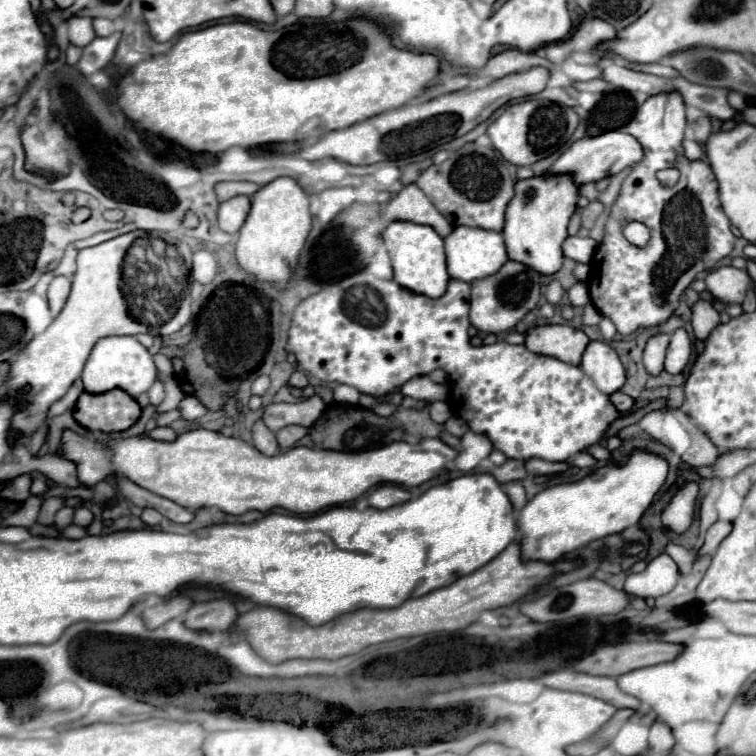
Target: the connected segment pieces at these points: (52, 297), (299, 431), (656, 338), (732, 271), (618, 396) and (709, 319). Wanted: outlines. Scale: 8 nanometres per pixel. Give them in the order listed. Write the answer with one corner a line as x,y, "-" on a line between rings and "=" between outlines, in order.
55,277
49,285
49,291
47,291
47,299
49,299
49,307
51,307
51,313
53,315
59,315
59,311
63,309
67,297
69,297
69,291
71,291
71,279
69,277
=
287,425
279,429
275,435
277,435
277,443
281,449
291,449
301,437
307,435
307,429
301,425
=
659,333
653,335
643,351
643,365
647,369
649,375
659,375
663,371
663,359
665,359
665,351
669,345
669,335
667,333
=
719,267
709,271
705,277
707,289
723,303
743,303
749,283
749,273
735,267
=
621,391
611,393
611,395
609,395
609,399
611,399
611,403
617,407
617,411
619,411
619,413
627,413
627,411
633,407
633,399
631,399
629,395
621,393
=
697,301
693,307
691,307
691,327
693,327
693,333
697,339
707,339
711,329
717,327
719,323
719,313
717,309
709,303
709,301

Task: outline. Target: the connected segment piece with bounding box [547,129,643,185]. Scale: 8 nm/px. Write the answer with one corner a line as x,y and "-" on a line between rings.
613,129
613,131
607,131
607,133
601,133
597,137
583,137
579,141
575,141
549,169
547,173
555,175
555,173
573,173
575,177
575,183
577,185
583,185
583,183
589,183
589,181
599,181
607,175
615,175
619,171
623,171
625,167
631,167
635,165
637,161
641,161
643,157
643,149
641,149
641,143
629,135
629,133
623,133
619,129

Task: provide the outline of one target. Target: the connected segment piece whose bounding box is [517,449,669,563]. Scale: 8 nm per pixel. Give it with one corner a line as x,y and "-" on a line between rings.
635,449
625,463
607,463
577,483
561,483
539,491
517,513
523,559
553,563
563,555
585,547
593,539
621,533
623,529
637,525
657,491
663,487
667,473
669,463
661,455

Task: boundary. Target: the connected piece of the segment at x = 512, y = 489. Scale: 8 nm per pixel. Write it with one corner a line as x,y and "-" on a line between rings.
509,481
509,483
505,483
503,491
509,495
515,511
519,511
519,509
525,505
525,501
527,501
527,499
525,499
525,489
523,489
523,485
521,485
519,481

